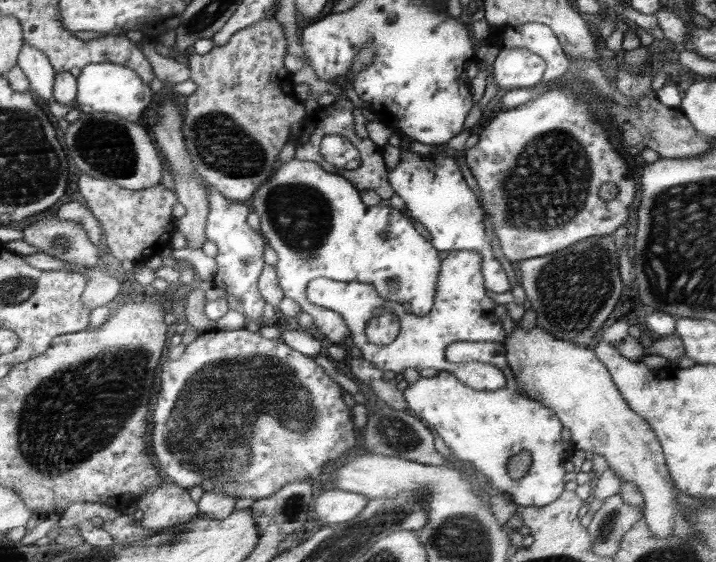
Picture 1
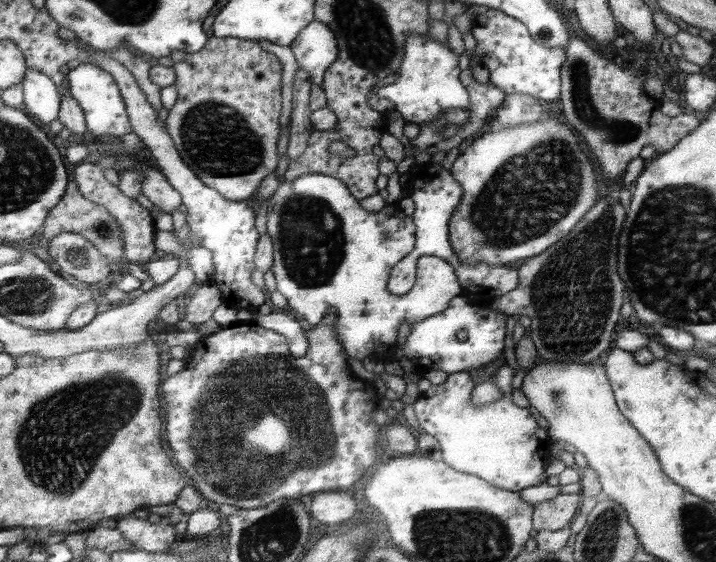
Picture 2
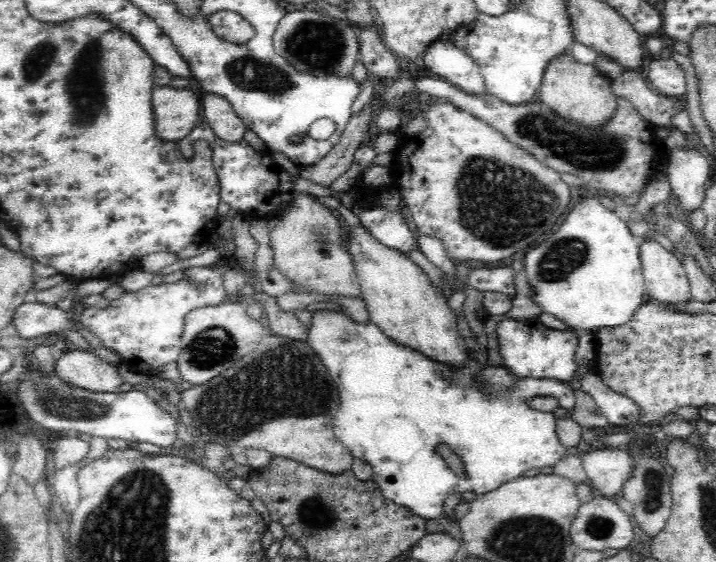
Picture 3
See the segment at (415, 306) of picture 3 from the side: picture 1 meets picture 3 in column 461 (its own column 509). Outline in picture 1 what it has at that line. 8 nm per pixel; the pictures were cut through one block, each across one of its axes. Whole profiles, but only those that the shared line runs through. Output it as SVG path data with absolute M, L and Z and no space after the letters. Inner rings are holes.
M519 322L515 323L517 327L501 343L506 350L506 360L510 362L511 372L514 372L515 380L518 380L519 388L533 400L539 400L539 403L545 405L558 417L562 428L567 428L571 432L569 443L572 444L574 451L581 450L584 453L601 455L607 462L608 468L621 482L629 482L638 488L643 498L643 520L655 537L664 539L675 534L677 537L685 536L685 539L689 537L689 540L692 540L694 529L686 522L686 517L682 516L681 504L675 499L678 489L666 468L658 437L655 437L653 429L643 417L631 411L630 405L623 400L622 393L619 392L609 370L594 355L594 351L582 345L559 340L542 328L533 327L525 331L521 329Z

